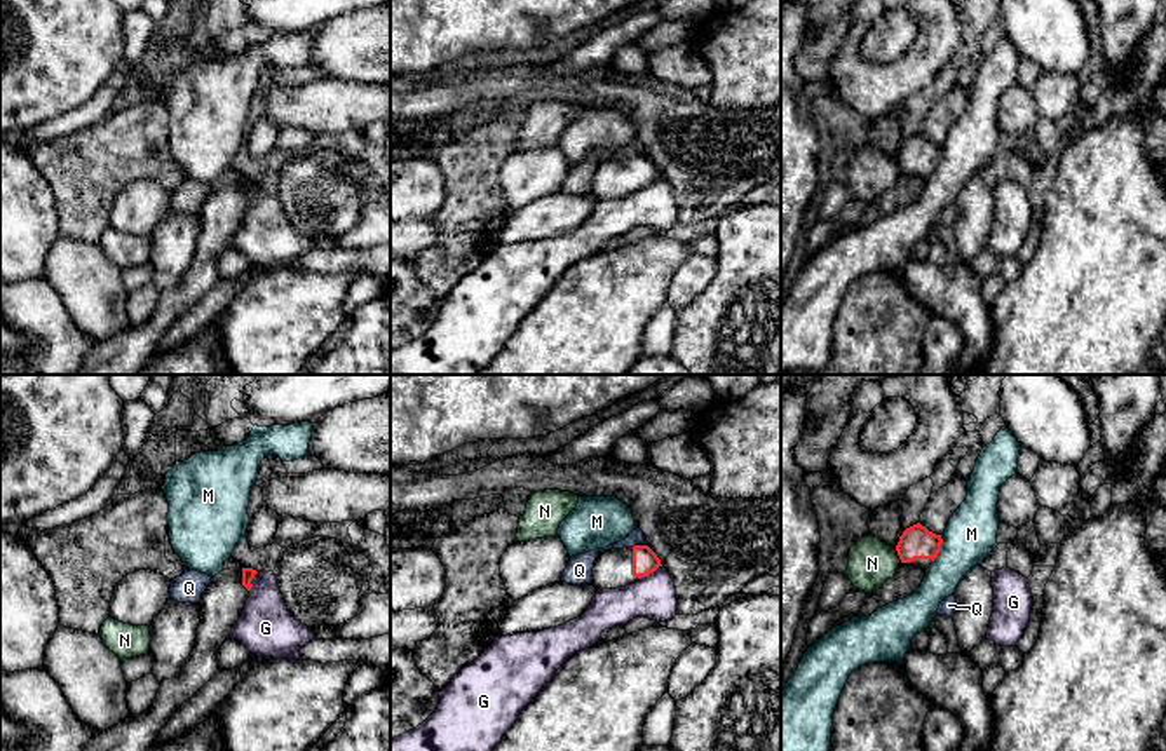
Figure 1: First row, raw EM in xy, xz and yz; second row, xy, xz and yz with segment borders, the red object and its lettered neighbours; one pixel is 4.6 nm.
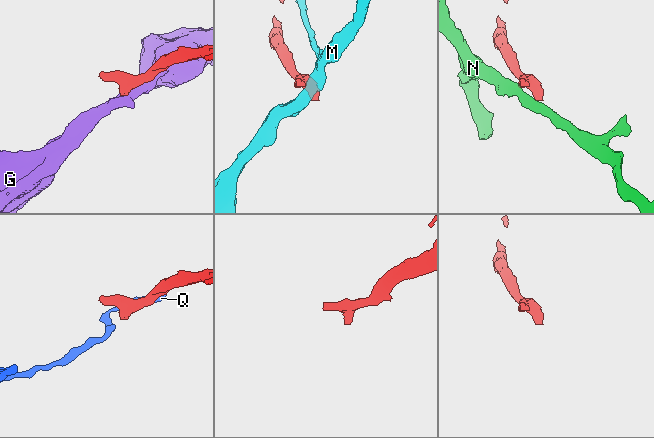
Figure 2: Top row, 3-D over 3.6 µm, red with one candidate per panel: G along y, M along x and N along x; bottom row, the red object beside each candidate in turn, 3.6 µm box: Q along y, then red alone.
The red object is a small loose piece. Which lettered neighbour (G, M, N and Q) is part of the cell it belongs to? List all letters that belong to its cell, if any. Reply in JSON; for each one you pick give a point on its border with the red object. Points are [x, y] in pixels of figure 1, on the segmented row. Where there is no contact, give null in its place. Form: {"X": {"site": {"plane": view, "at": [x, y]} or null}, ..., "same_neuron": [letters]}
{"same_neuron": []}

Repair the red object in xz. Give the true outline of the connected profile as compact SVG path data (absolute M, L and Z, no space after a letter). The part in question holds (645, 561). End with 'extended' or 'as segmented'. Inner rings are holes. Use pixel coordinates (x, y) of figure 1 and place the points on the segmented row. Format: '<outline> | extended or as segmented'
M648 545L603 551L594 561L593 585L596 589L626 587L659 566L662 566L661 559Z | extended

